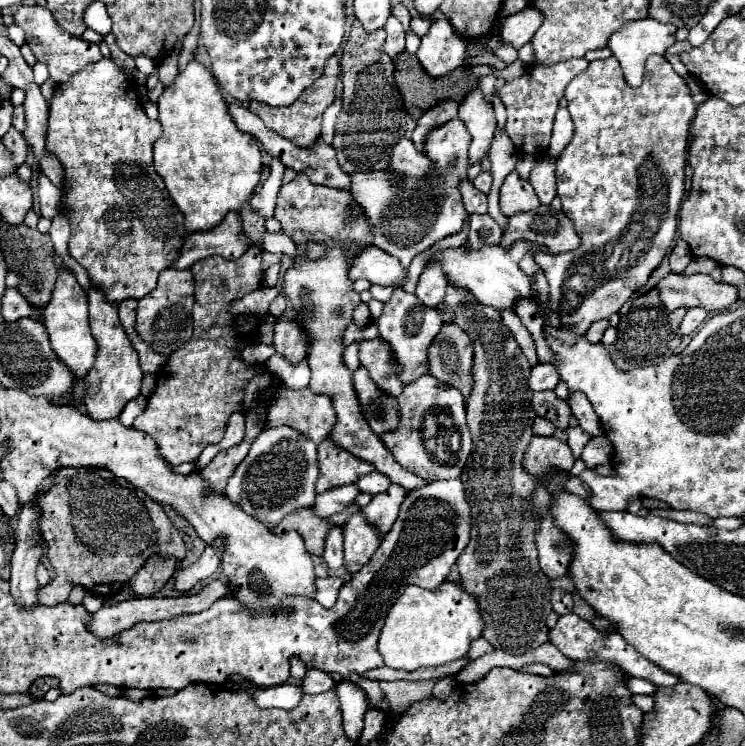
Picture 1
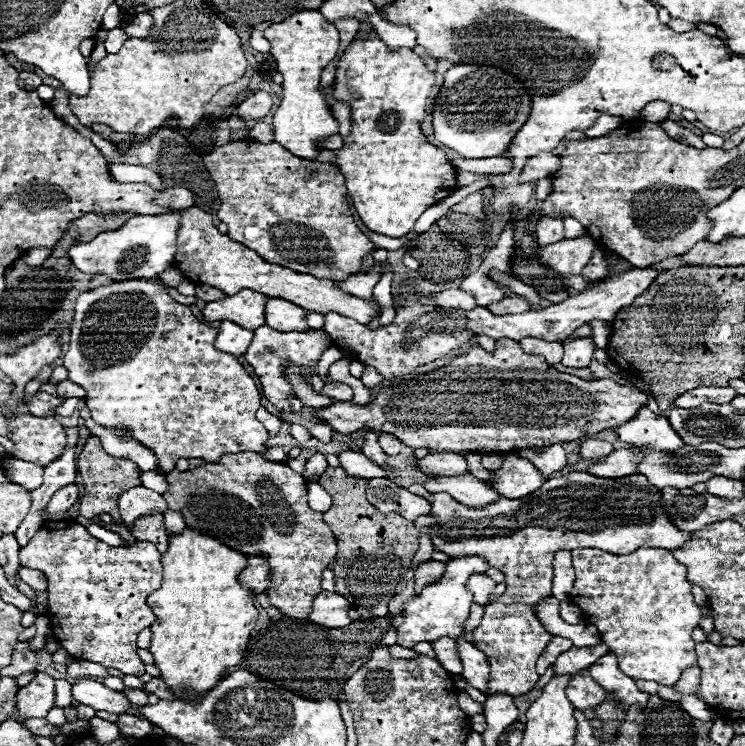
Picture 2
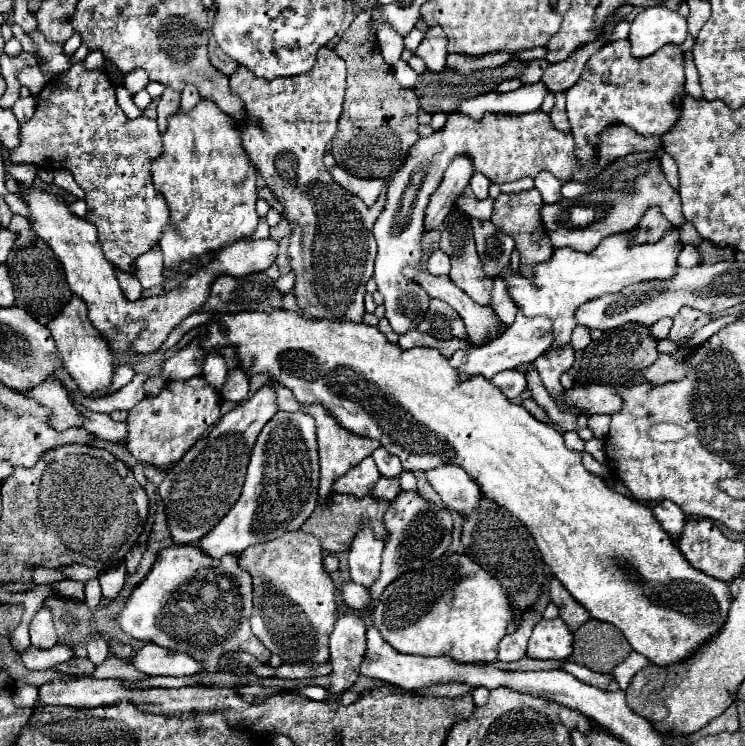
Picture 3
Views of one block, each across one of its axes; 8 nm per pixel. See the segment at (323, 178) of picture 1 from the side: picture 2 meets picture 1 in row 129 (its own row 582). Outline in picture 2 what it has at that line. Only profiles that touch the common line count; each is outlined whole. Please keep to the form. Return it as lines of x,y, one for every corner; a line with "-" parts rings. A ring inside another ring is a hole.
248,556
248,568
238,574
238,582
252,592
262,594
268,590
268,562
258,556

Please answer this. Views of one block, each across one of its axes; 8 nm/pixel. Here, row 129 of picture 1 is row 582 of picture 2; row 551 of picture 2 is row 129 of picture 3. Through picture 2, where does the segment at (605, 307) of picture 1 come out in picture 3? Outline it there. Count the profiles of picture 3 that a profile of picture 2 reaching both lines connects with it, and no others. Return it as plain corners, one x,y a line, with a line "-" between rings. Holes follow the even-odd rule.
628,40
604,44
586,62
580,80
566,92
566,112
576,136
576,154
582,162
582,168
576,172
574,180
590,182
600,174
592,170
592,158
598,144
596,136
608,126
608,122
624,122
646,136
666,134
680,116
680,110
674,108
674,96
682,90
682,84
684,62
678,44
664,44
656,54
646,58
632,58

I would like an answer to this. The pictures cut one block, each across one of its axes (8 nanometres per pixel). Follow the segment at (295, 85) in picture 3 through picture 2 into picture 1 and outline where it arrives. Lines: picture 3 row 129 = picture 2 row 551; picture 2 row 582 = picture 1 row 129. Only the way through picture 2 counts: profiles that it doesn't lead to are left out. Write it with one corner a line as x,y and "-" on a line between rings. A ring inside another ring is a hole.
326,60
322,76
310,88
306,88
306,92
302,92
302,96
292,106
272,108
272,106
266,106
260,102
250,102
248,110
254,112
256,116
260,116
260,120
266,124
266,128
278,132
282,138
288,138
290,142
294,142
298,146
308,146
308,144
316,142
320,136
322,114
336,98
336,80
338,80
338,76
328,76
328,60

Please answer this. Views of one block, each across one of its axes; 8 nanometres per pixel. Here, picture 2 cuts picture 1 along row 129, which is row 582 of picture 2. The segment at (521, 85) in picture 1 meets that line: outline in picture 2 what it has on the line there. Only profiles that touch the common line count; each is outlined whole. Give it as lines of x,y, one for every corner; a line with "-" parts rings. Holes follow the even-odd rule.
570,472
566,476
556,476
544,482
542,488
536,492
510,500
510,498
500,498
498,502
486,506
486,508
468,508
452,496
444,492
434,492
434,502
432,502
432,514
436,516
436,526
440,530
430,530
428,534
432,536
432,544
436,550
446,552
450,558
460,558
460,556
482,556
488,560
490,566
498,568
506,576
506,592
498,596
494,602
490,602
484,608
484,618
482,624
472,632
474,646
482,650
488,658
490,664
490,676
488,676
488,690
486,696
494,694
508,694
508,696
524,696
528,694
536,682
536,660
540,652
548,646
548,640
552,638
540,620
536,618
536,604
546,600
552,592
552,560
554,552
566,548
600,548
604,552
632,552
640,546
648,548
680,548
690,540
690,532
684,532
668,520
664,506
662,506
662,492
658,488
652,488
648,480
640,474
632,476
622,476
622,478
600,478
592,476
588,472

